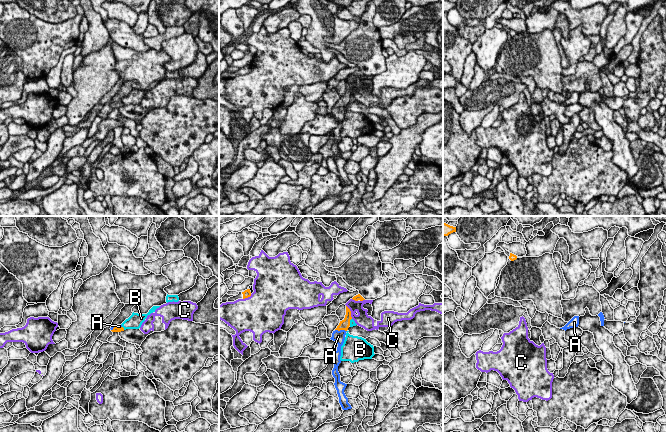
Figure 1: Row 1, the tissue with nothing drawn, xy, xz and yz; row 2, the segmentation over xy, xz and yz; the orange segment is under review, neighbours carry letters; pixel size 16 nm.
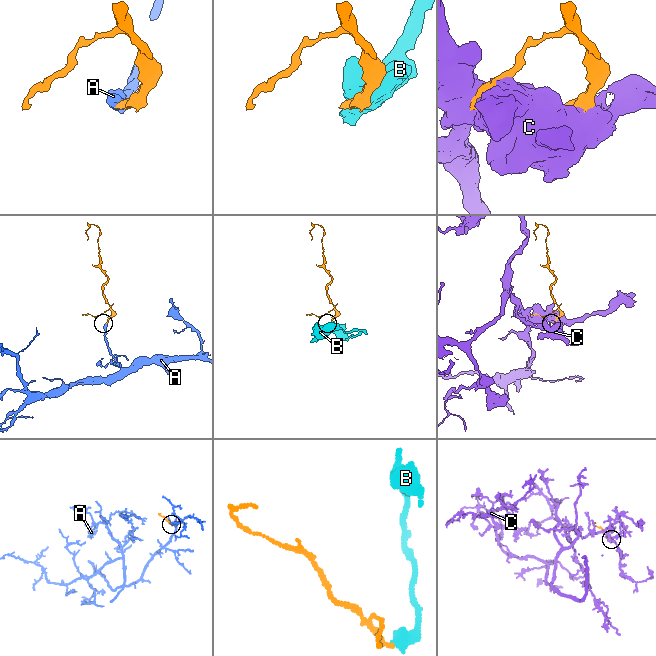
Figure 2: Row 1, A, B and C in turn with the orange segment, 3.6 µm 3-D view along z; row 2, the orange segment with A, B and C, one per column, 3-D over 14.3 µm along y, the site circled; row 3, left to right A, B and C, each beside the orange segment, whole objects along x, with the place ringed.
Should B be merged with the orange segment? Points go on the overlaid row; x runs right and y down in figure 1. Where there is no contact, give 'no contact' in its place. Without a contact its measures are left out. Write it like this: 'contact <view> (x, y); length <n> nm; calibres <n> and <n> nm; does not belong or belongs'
contact xz (349, 322); length 130 nm; calibres 160 and 100 nm; does not belong

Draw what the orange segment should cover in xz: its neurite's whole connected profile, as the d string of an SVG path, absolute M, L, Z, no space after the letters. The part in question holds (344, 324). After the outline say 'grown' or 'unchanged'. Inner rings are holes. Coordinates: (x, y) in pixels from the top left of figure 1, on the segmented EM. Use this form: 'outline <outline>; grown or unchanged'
outline M346 306L346 315L345 318L340 321L337 328L333 331L331 340L335 341L338 344L337 350L333 353L334 358L334 368L332 370L332 375L335 378L335 388L337 390L337 394L339 397L339 403L343 410L351 409L351 405L348 403L348 398L346 397L344 390L347 384L340 381L340 374L338 372L338 366L341 363L340 356L341 356L341 346L344 343L346 332L350 326L351 311Z; grown

